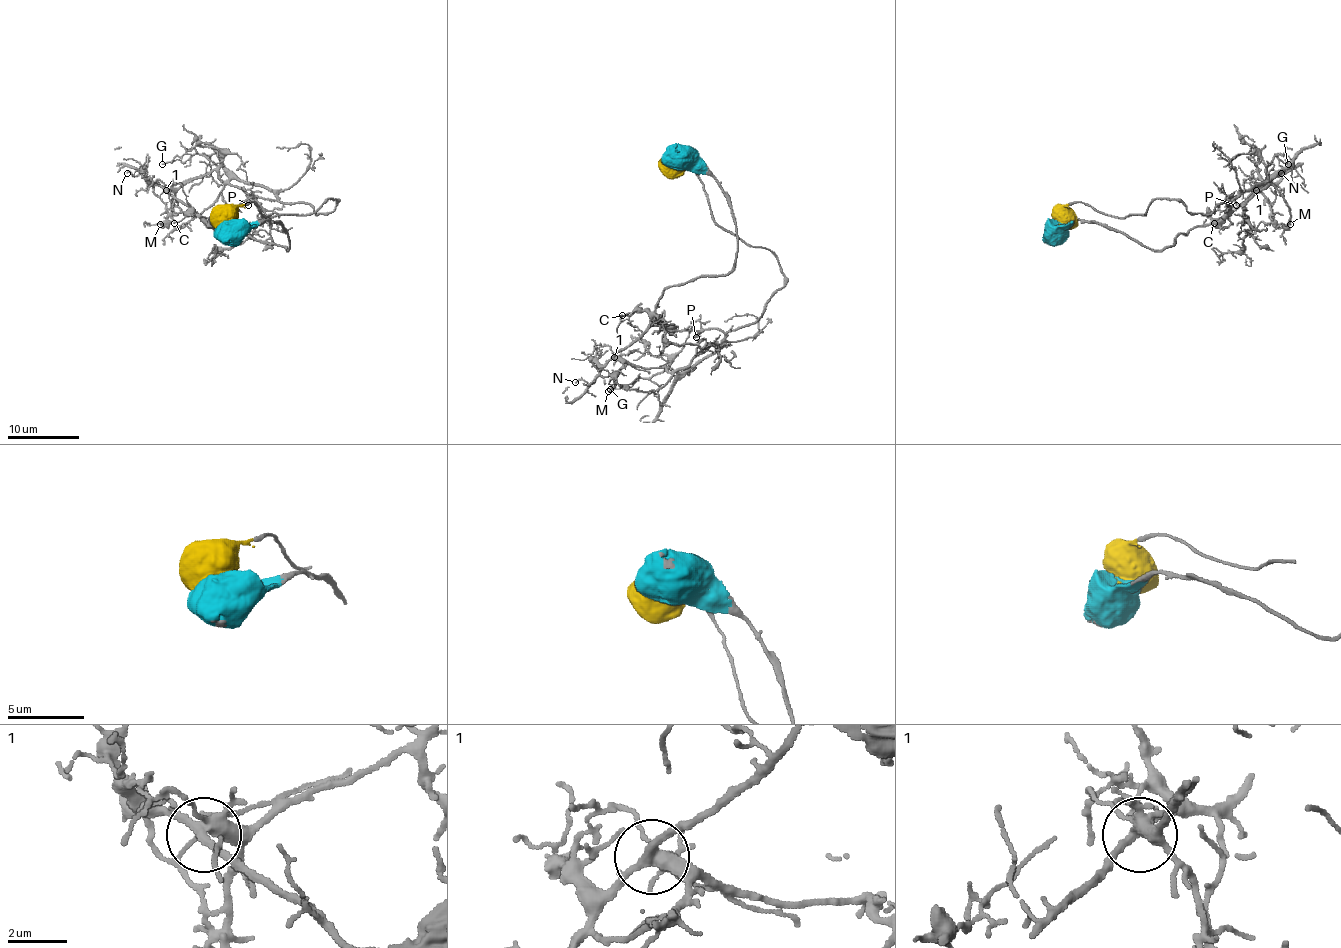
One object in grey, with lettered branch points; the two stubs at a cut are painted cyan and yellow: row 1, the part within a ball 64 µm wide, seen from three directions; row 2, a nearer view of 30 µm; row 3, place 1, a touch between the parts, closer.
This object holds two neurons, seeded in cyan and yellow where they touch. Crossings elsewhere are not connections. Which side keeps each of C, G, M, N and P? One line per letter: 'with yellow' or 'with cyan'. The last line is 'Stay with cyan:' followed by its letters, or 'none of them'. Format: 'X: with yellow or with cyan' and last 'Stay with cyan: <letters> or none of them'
C: with cyan
G: with yellow
M: with yellow
N: with cyan
P: with yellow
Stay with cyan: C, N

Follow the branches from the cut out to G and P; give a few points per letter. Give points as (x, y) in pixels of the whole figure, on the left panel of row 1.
G: (229, 225), (251, 202), (265, 218), (337, 205), (317, 214), (283, 203), (222, 180), (199, 153), (161, 164)
P: (229, 225), (251, 202), (265, 218), (312, 214), (337, 200), (319, 214), (253, 196), (247, 205)

